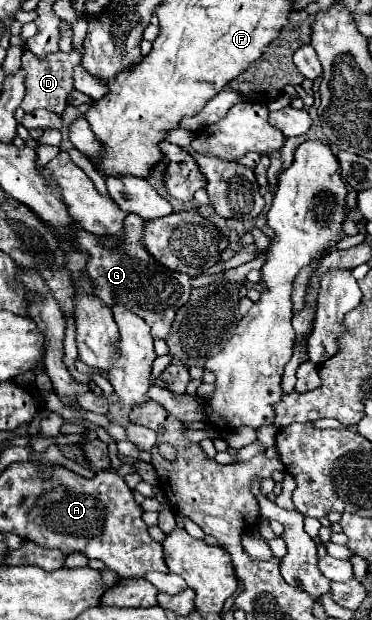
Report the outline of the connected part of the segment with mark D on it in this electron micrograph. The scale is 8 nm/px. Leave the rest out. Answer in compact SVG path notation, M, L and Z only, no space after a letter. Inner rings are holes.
M76 49L68 51L68 53L62 53L62 51L56 51L56 53L50 53L42 59L38 59L32 51L24 51L22 55L22 69L26 71L26 97L22 101L22 109L26 113L34 111L34 109L44 108L52 113L64 113L66 109L66 101L68 101L68 95L72 93L74 85L72 85L72 69L80 63L80 53Z

